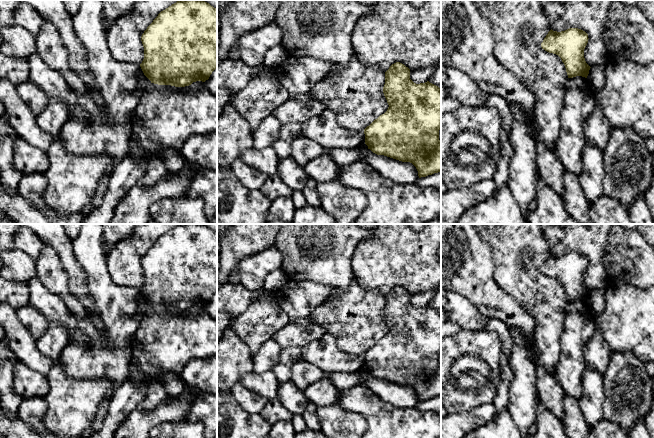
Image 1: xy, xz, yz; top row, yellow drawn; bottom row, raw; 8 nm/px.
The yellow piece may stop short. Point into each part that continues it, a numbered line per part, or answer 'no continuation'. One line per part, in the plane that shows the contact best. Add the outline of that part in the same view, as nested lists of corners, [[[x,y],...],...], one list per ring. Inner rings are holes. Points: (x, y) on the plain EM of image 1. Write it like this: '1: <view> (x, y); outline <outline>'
no continuation

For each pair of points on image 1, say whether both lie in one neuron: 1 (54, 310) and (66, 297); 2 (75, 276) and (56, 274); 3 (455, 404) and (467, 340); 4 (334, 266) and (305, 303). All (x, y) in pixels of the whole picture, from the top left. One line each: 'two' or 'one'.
1: two
2: two
3: one
4: two

